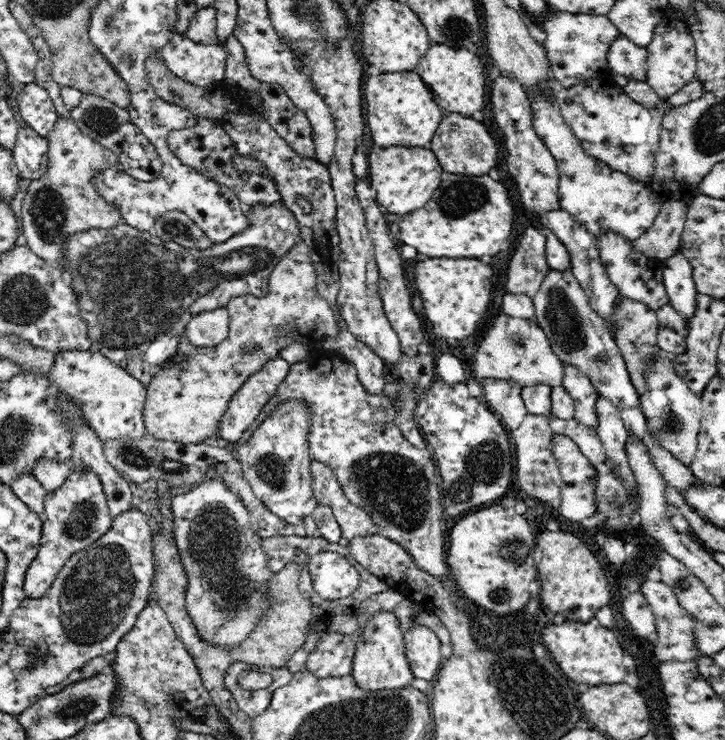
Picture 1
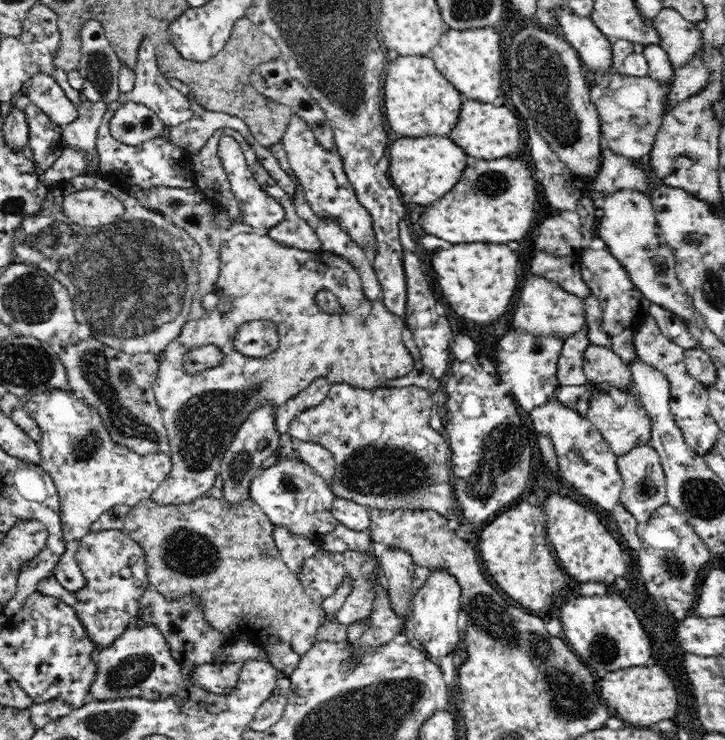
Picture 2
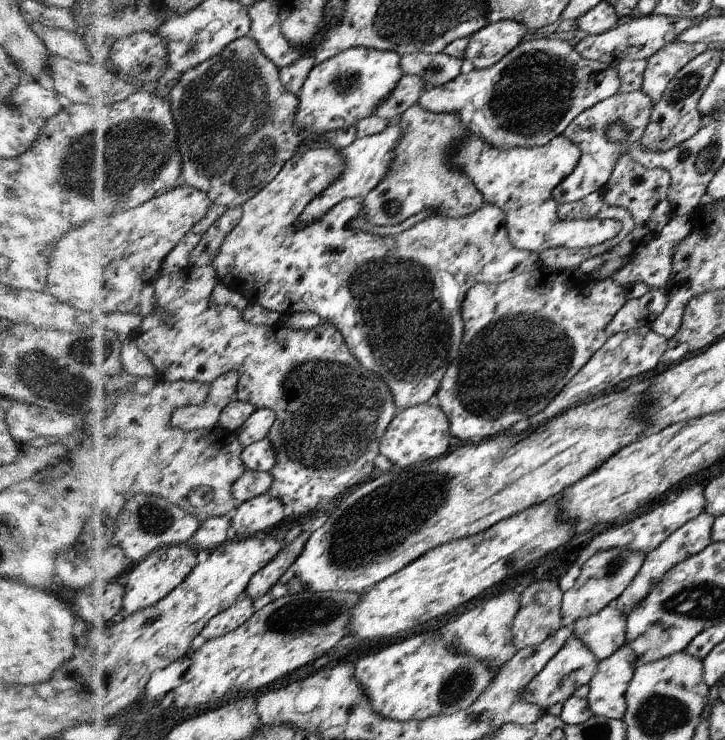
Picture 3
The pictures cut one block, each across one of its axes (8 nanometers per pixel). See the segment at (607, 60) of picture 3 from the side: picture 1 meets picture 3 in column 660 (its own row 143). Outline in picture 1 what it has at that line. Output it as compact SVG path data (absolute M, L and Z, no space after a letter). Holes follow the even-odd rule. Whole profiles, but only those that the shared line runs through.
M20 128L12 150L19 176L38 180L48 168L48 138L44 139L34 129Z

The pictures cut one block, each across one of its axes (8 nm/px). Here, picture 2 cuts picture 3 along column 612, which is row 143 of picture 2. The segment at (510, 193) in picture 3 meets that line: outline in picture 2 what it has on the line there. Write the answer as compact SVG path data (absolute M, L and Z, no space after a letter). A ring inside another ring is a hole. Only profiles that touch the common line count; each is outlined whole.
M224 136L220 138L219 157L229 176L232 192L234 192L240 207L241 221L238 222L248 224L255 231L263 232L275 227L285 219L287 212L284 206L280 205L280 202L276 201L270 193L264 192L264 189L258 184L250 167L248 167L246 156L244 156L239 142L234 137Z

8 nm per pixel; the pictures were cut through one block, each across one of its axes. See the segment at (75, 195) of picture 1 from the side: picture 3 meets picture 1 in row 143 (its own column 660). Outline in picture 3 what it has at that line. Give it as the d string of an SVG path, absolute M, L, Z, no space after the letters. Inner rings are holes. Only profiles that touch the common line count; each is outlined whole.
M670 42L660 48L650 59L643 75L641 89L652 102L660 100L666 91L666 86L686 64L697 59L708 46L705 43Z

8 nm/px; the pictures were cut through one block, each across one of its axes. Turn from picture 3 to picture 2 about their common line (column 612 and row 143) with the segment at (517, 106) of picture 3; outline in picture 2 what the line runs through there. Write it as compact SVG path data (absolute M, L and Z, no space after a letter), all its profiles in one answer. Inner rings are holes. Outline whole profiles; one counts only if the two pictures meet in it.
M84 98L80 107L77 108L76 120L62 128L64 144L86 153L86 159L88 159L88 166L84 172L86 175L100 176L102 174L96 140L107 106L108 104L104 101L88 101Z

